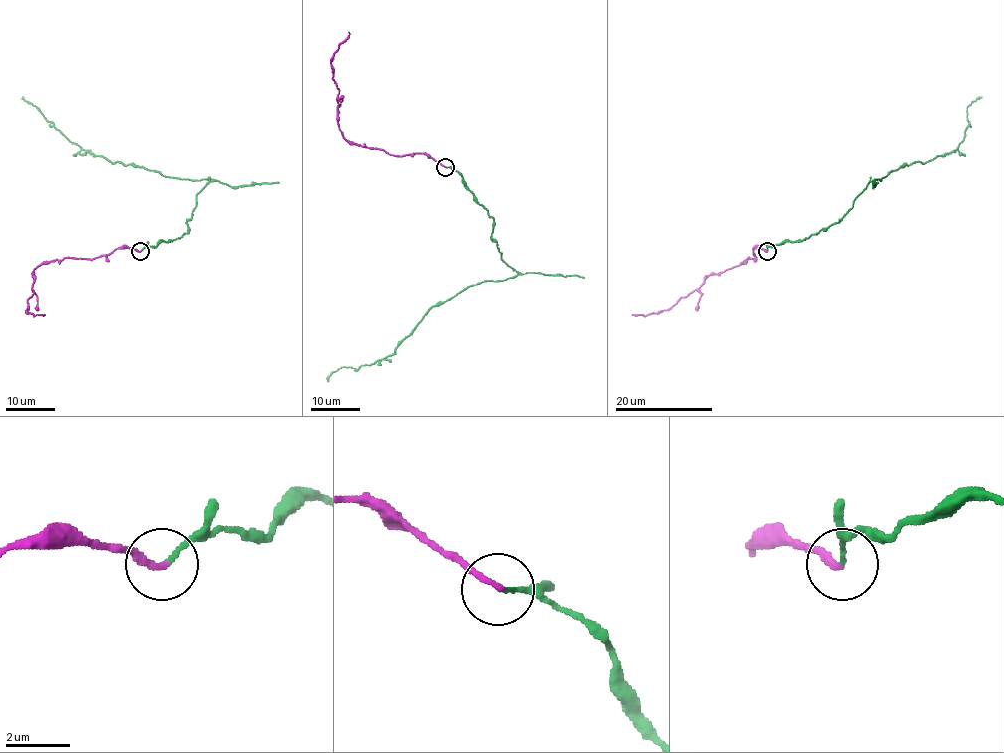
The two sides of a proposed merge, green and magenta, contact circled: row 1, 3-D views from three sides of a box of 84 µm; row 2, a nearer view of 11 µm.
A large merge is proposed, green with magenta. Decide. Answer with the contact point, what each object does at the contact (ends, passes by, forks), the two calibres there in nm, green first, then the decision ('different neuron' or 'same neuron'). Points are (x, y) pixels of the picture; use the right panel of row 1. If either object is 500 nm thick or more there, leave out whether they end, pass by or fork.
at (767, 251); green ends there; magenta ends there; 130 nm thick on the green side, 200 nm on the other; same neuron

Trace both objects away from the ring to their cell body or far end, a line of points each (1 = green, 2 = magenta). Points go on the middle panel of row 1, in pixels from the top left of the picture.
1: (444, 167), (485, 208), (500, 258), (517, 274), (438, 302), (393, 353), (341, 366), (327, 381)
2: (444, 167), (424, 153), (393, 156), (343, 136), (331, 68), (348, 31)

